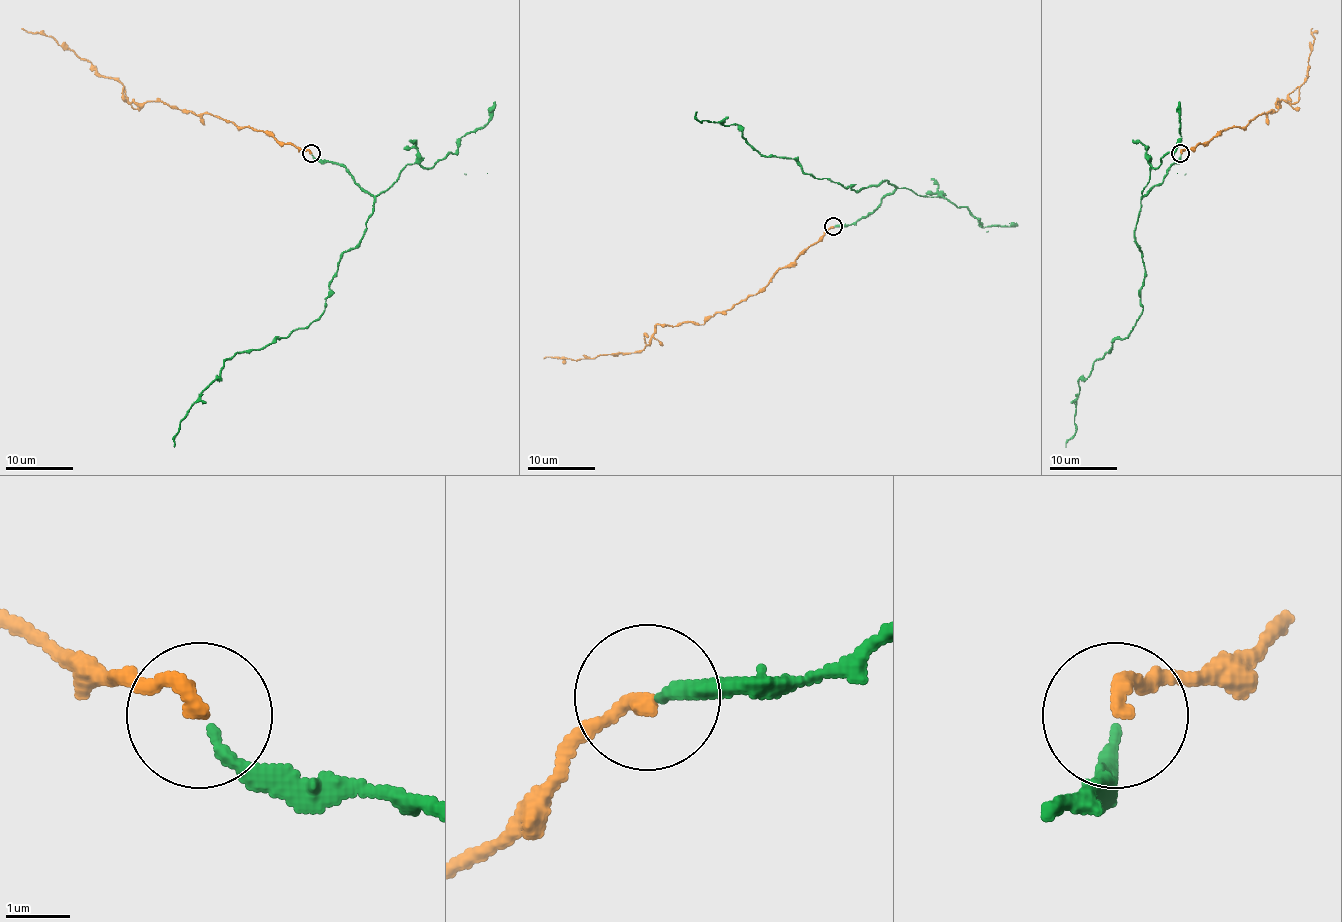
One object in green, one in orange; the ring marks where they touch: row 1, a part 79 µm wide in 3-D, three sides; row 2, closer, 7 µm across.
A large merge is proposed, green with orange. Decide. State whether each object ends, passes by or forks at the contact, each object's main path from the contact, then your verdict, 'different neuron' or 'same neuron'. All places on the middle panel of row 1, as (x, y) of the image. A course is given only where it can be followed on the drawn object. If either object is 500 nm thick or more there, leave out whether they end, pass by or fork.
green ends; orange ends; course green (833, 226), (854, 224), (896, 187), (816, 178), (697, 112); course orange (833, 226), (762, 289), (729, 309), (716, 311), (702, 325), (658, 325), (641, 350), (575, 360), (544, 359); same neuron

